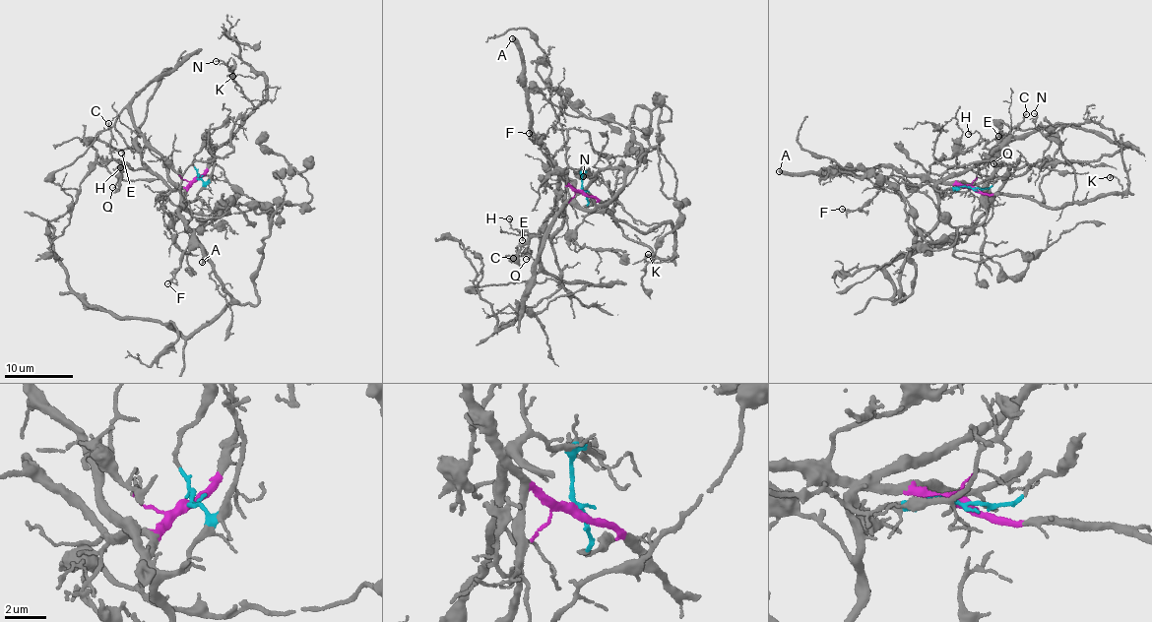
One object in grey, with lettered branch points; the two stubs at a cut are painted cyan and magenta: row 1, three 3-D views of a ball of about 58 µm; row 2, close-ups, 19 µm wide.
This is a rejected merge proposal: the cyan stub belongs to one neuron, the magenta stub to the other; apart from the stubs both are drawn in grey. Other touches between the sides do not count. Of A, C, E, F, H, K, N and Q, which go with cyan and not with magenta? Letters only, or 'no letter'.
no letter

